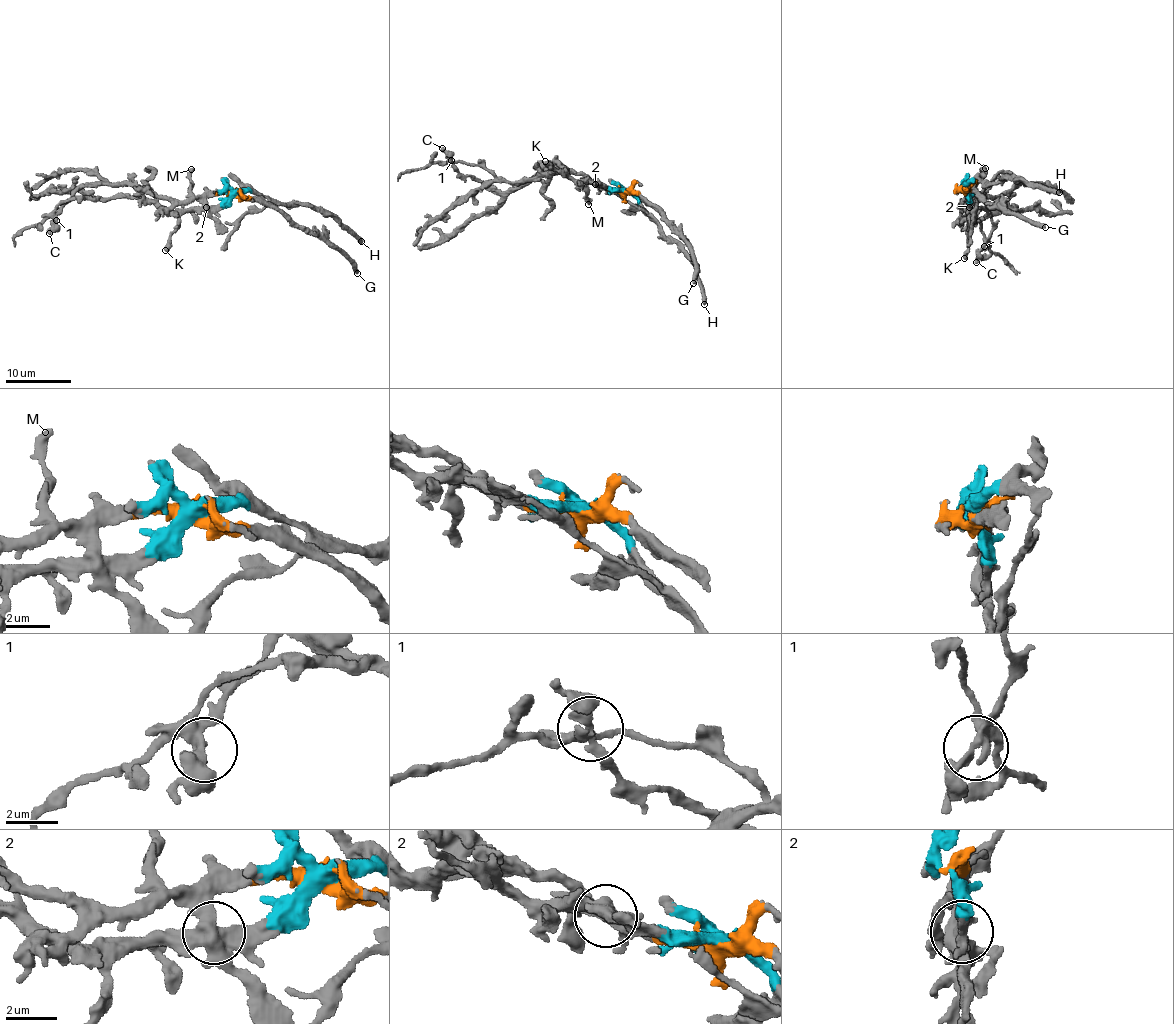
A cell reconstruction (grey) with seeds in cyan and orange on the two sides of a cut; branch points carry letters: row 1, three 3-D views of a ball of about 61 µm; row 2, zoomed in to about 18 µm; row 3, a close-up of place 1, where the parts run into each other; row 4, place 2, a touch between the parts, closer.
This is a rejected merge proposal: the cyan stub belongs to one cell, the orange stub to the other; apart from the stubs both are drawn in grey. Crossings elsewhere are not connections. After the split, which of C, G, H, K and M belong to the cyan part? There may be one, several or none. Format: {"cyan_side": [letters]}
{"cyan_side": ["H", "K"]}

